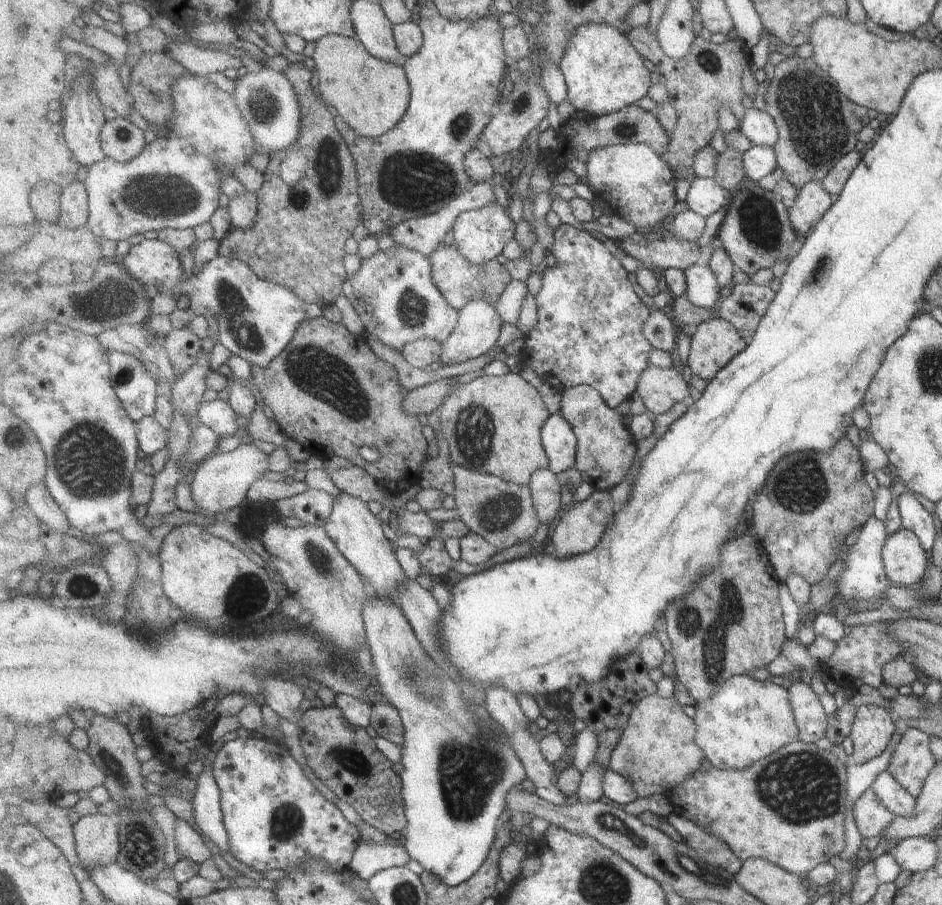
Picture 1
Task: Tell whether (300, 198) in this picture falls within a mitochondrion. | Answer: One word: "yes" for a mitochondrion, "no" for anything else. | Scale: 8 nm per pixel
yes

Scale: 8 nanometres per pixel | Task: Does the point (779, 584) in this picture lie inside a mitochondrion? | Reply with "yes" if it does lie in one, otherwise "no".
no

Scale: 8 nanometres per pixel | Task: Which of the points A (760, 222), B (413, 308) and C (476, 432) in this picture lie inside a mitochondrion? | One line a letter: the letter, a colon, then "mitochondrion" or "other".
A: mitochondrion
B: mitochondrion
C: mitochondrion

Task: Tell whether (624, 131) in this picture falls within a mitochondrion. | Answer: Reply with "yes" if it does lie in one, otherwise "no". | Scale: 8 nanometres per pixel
yes

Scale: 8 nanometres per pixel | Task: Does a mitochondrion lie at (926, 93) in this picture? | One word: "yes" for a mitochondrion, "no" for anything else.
no

